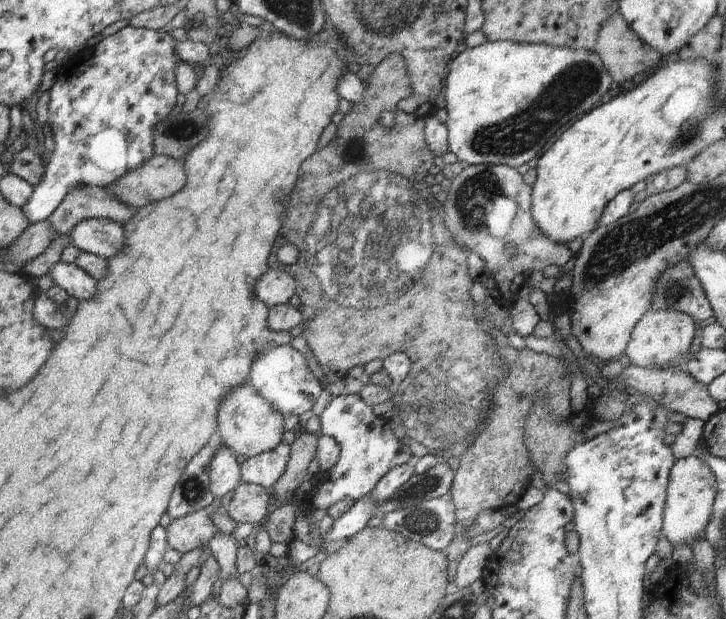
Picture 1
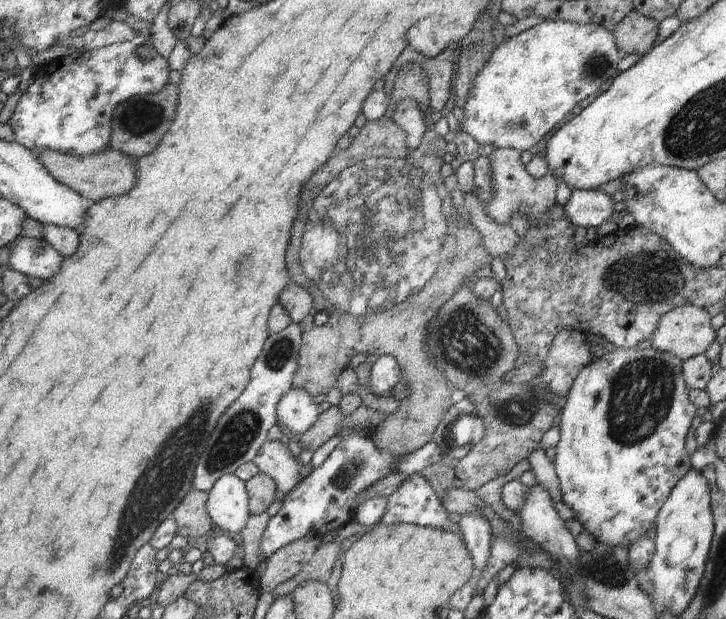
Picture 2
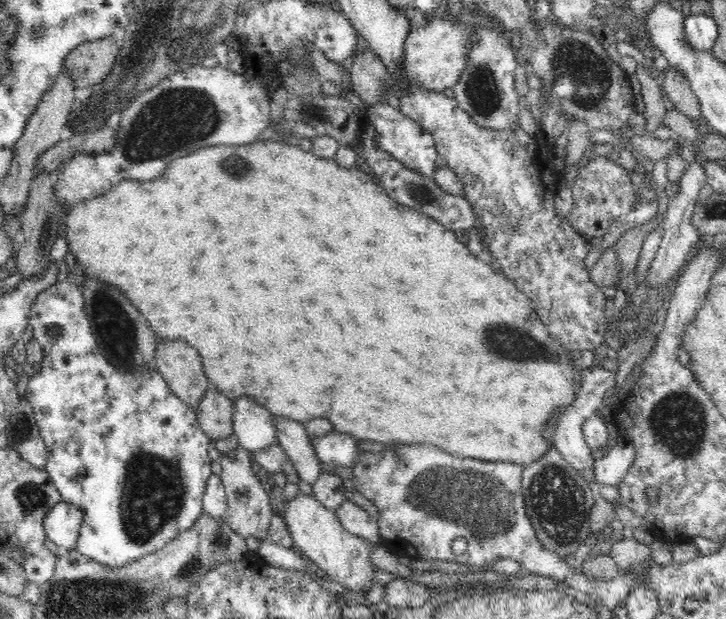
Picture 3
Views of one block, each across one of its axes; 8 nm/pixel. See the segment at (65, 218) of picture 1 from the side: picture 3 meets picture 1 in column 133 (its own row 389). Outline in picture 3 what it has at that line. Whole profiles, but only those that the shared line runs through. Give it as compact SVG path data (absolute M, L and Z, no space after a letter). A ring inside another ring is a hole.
M210 387L194 411L201 429L213 442L232 436L233 402L220 391Z

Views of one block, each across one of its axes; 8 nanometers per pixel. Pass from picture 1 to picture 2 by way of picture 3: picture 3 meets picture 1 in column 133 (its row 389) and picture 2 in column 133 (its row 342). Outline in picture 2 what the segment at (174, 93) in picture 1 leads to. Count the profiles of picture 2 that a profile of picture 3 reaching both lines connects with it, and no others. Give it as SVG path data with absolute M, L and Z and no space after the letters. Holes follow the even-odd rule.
M140 32L131 41L114 43L91 51L74 51L70 55L54 59L35 74L35 81L20 96L15 111L8 124L13 128L16 142L34 151L50 149L62 154L86 156L99 153L109 147L113 110L122 101L133 96L159 93L168 82L171 71L169 62L161 55L150 60L140 60L136 56L138 46L148 40L146 32Z

